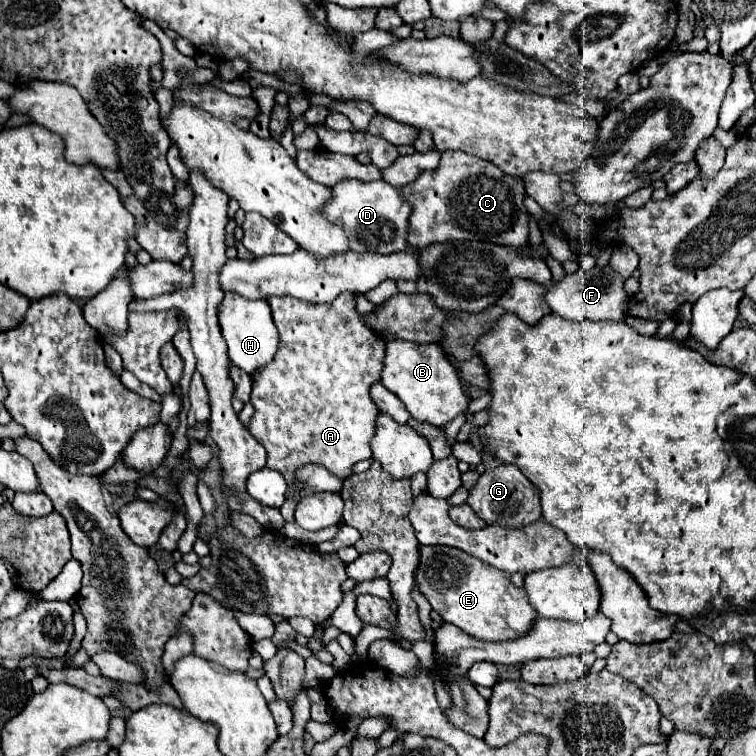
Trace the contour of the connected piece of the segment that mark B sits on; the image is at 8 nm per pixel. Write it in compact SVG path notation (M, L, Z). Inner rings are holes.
M388 341L382 379L384 387L392 391L422 423L430 423L436 427L444 427L452 423L458 415L468 413L468 397L462 391L462 383L458 379L456 369L446 359L446 353L440 345L420 345L412 341Z

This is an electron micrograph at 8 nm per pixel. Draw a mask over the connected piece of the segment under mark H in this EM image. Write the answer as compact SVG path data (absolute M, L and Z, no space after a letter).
M224 295L224 303L220 307L220 327L228 345L228 359L232 365L240 367L248 375L254 375L260 367L274 361L280 337L272 323L270 307L266 301L248 301L240 295Z

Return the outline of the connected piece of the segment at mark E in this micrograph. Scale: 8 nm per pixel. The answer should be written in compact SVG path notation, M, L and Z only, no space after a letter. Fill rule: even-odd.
M422 547L416 583L430 601L432 609L446 623L456 625L480 641L516 639L524 635L536 619L536 611L526 601L524 589L514 587L510 577L506 577L502 571L496 571L492 565L486 565L454 547Z

